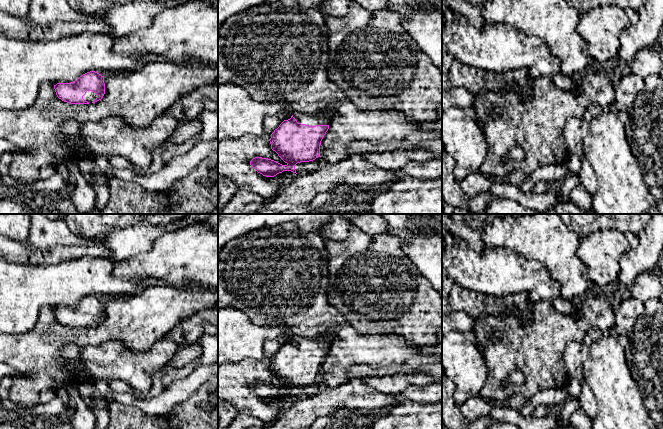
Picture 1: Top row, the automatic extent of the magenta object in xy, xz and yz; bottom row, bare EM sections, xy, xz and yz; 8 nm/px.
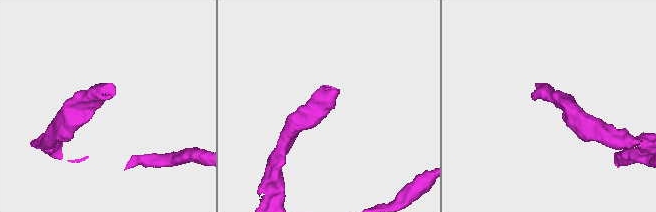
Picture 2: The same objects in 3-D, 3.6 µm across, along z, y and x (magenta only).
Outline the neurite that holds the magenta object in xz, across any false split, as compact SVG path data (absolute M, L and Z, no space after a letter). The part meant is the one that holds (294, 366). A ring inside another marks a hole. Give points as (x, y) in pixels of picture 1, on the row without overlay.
M332 333L321 335L315 339L305 337L294 337L290 343L284 344L271 358L269 363L271 373L286 387L282 389L274 384L255 381L250 385L250 389L260 398L266 401L274 401L283 395L296 397L295 390L300 386L313 385L319 381L321 365L329 353Z

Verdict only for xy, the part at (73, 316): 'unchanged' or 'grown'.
grown

